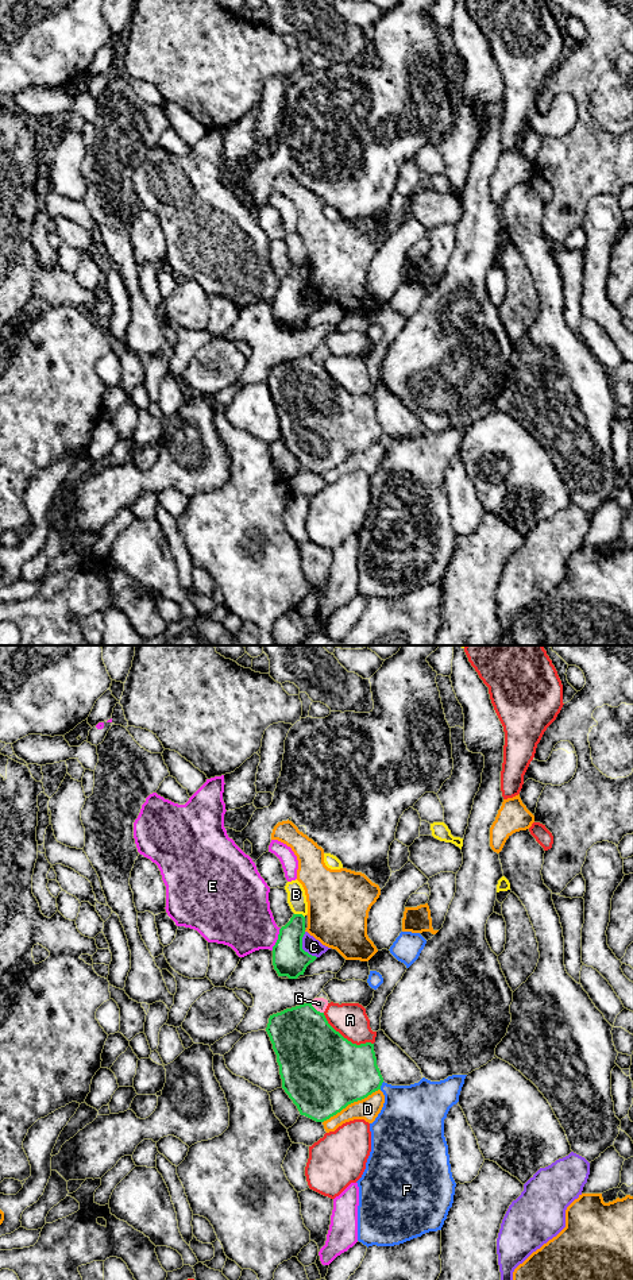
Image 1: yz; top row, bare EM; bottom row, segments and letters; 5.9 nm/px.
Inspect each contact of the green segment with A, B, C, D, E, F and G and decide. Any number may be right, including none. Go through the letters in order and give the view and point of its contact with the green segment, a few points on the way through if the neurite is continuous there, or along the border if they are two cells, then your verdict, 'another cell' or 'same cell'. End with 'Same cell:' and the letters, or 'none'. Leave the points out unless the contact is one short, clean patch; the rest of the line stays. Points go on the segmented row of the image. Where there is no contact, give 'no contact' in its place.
A: meets green in yz at (346, 1038); another cell
B: meets green in yz at (300, 914); border along yz (294, 913), (300, 913), (304, 917); another cell
C: meets green in yz at (301, 947); another cell
D: meets green in yz at (351, 1102); another cell
E: meets green in yz at (278, 939); another cell
F: meets green in yz at (381, 1084); another cell
G: meets green in yz at (316, 1010); border along yz (311, 1003), (323, 1013); another cell
Same cell: none

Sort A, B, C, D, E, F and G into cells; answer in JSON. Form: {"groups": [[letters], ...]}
{"groups": [["A"], ["B"], ["C"], ["D"], ["E"], ["F"], ["G"]]}

